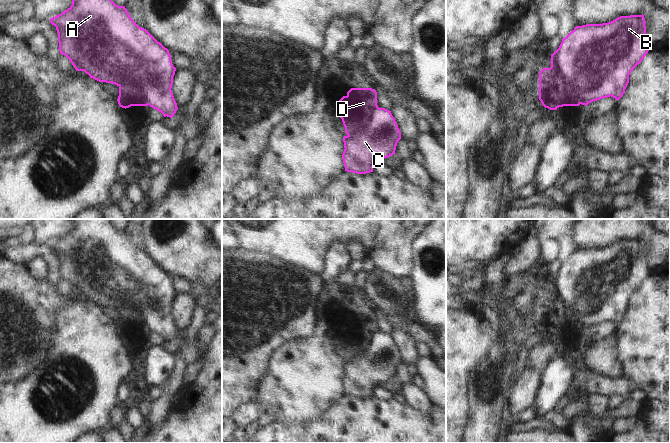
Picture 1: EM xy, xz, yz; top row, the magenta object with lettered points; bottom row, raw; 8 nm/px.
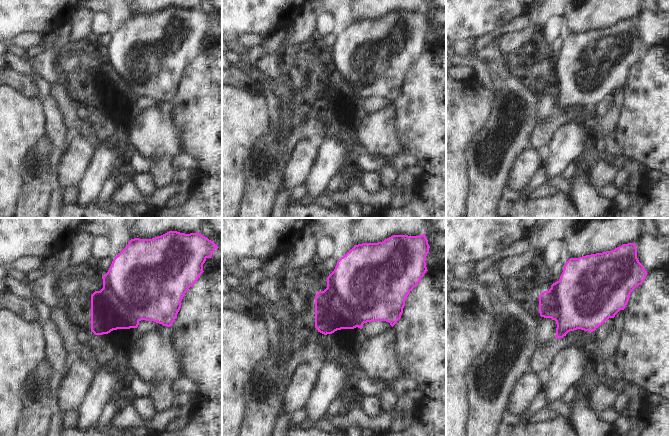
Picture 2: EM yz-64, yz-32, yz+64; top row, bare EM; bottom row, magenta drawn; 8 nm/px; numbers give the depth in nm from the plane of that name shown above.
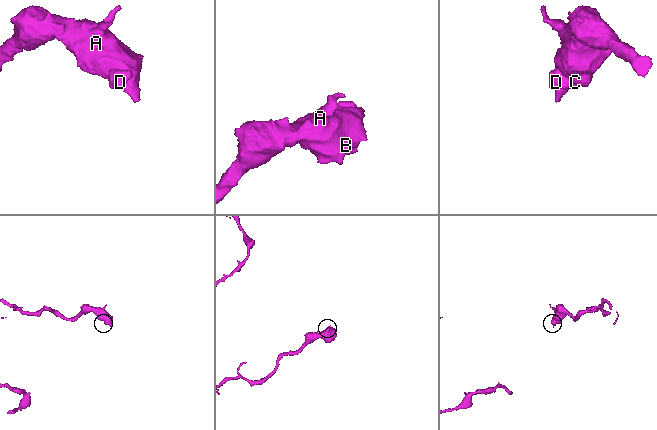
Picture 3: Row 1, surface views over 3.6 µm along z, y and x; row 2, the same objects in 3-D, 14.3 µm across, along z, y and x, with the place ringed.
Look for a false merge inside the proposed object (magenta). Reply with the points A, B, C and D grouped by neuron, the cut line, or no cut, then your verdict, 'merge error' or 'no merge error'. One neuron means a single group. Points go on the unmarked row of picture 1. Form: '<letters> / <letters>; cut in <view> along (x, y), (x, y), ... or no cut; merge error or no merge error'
A B C D; no cut; no merge error

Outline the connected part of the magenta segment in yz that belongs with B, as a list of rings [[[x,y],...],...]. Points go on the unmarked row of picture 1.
[[[642,238],[620,240],[608,247],[576,250],[551,279],[551,291],[539,296],[539,324],[542,329],[550,334],[557,334],[563,330],[587,330],[593,325],[610,320],[618,325],[625,317],[630,297],[649,275],[645,247]]]

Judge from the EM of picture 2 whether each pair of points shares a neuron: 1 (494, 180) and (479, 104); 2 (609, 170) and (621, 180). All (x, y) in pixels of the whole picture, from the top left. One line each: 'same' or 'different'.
1: different
2: different

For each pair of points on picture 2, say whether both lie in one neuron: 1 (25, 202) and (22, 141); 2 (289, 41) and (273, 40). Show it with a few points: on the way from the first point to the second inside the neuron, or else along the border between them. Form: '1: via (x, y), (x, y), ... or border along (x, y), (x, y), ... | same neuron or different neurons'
1: border along (37, 140), (22, 162), (21, 179), (23, 183) | different neurons
2: border along (287, 35), (280, 48) | different neurons

